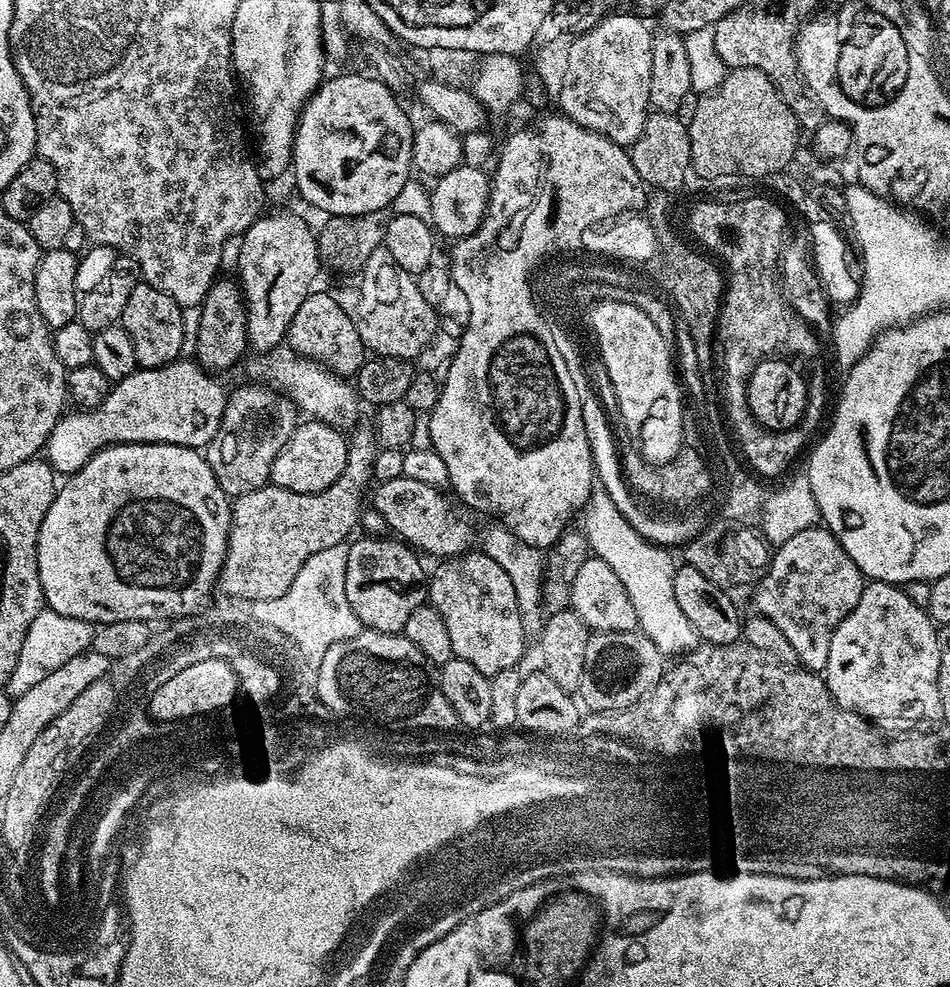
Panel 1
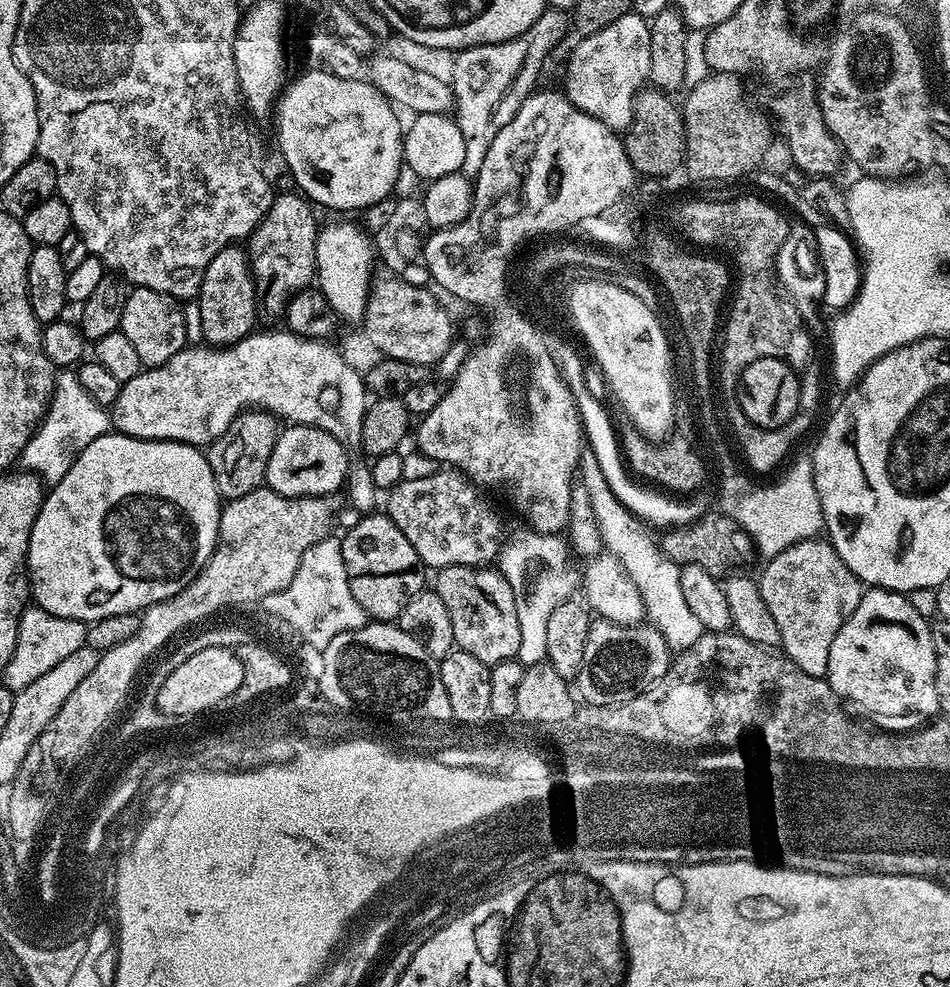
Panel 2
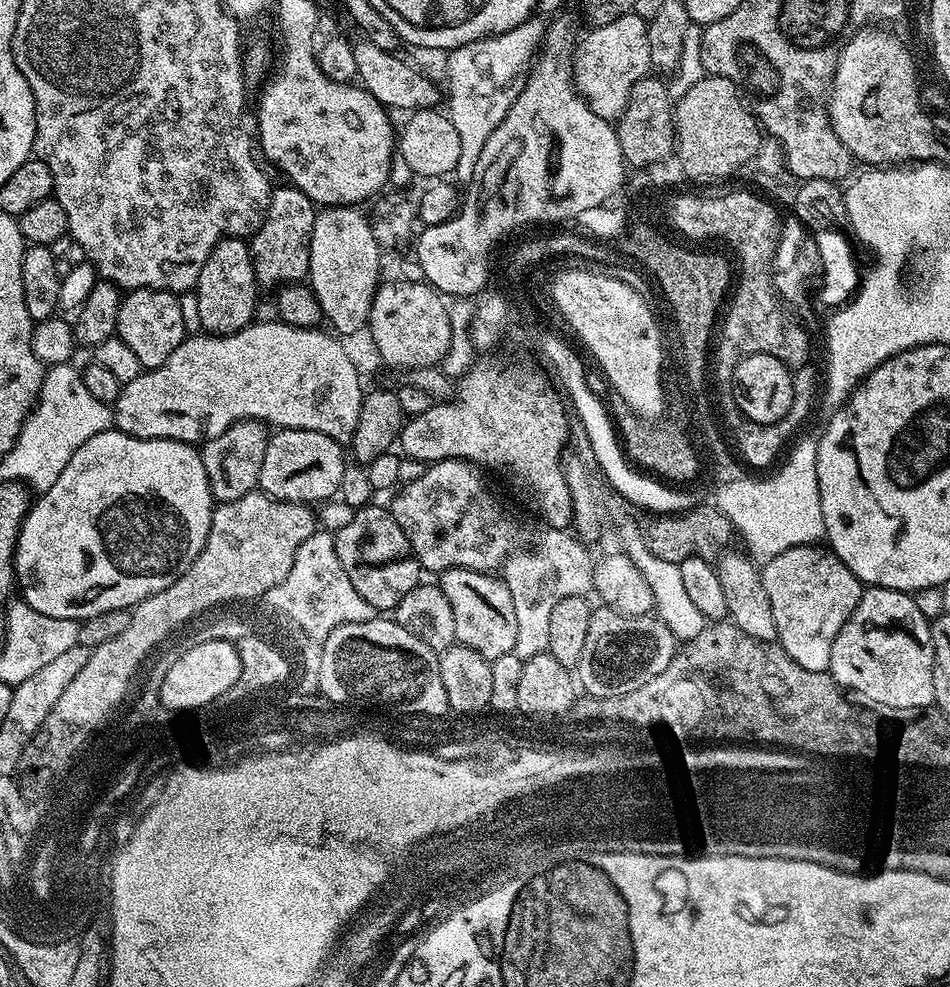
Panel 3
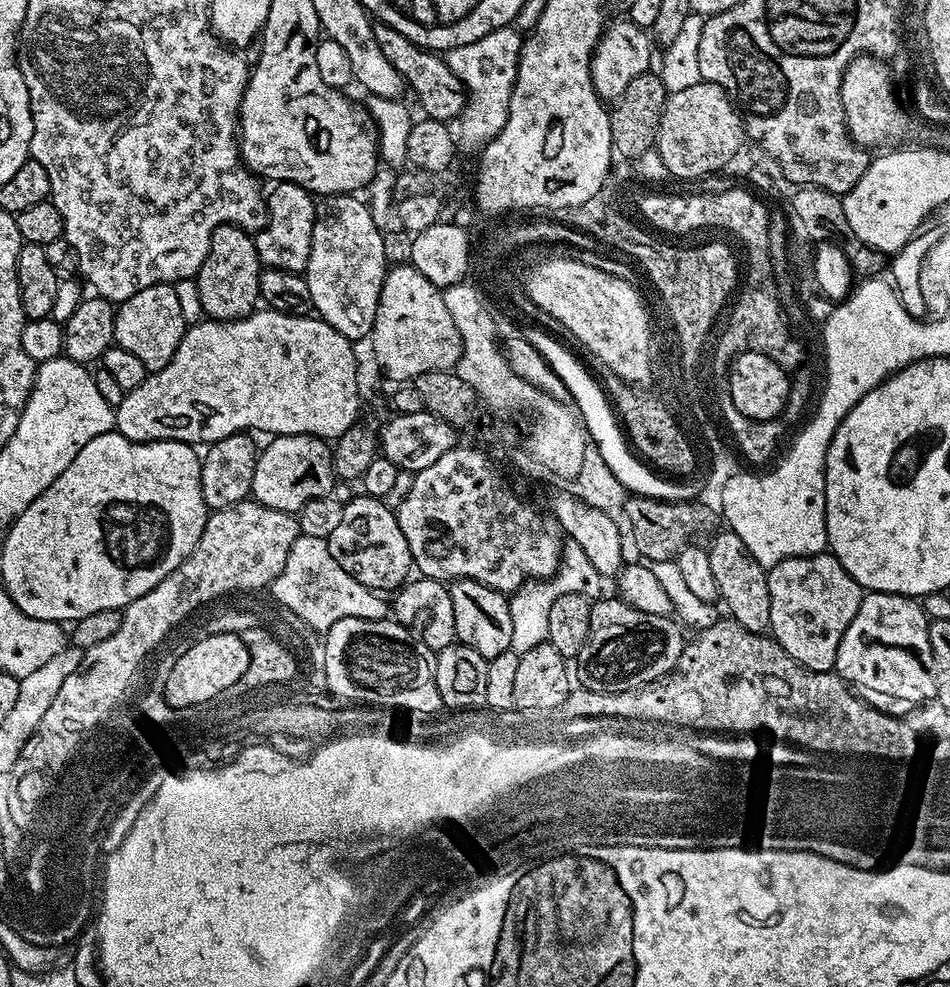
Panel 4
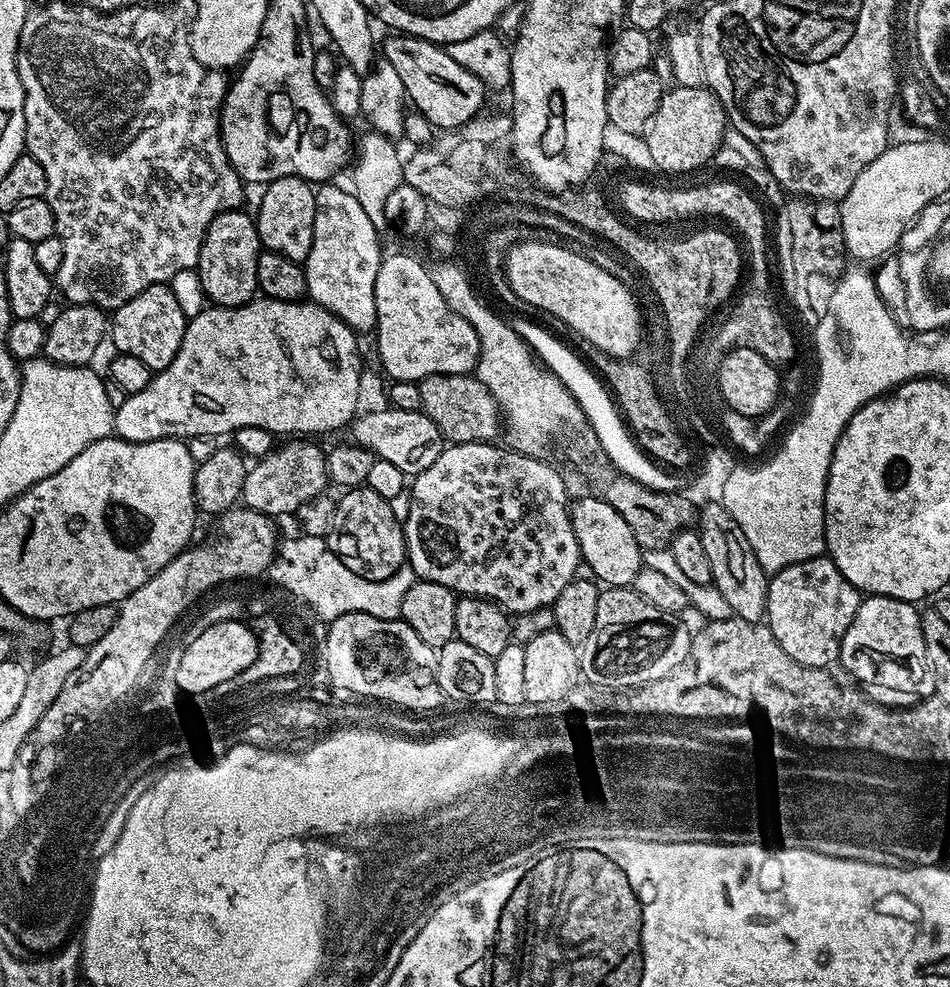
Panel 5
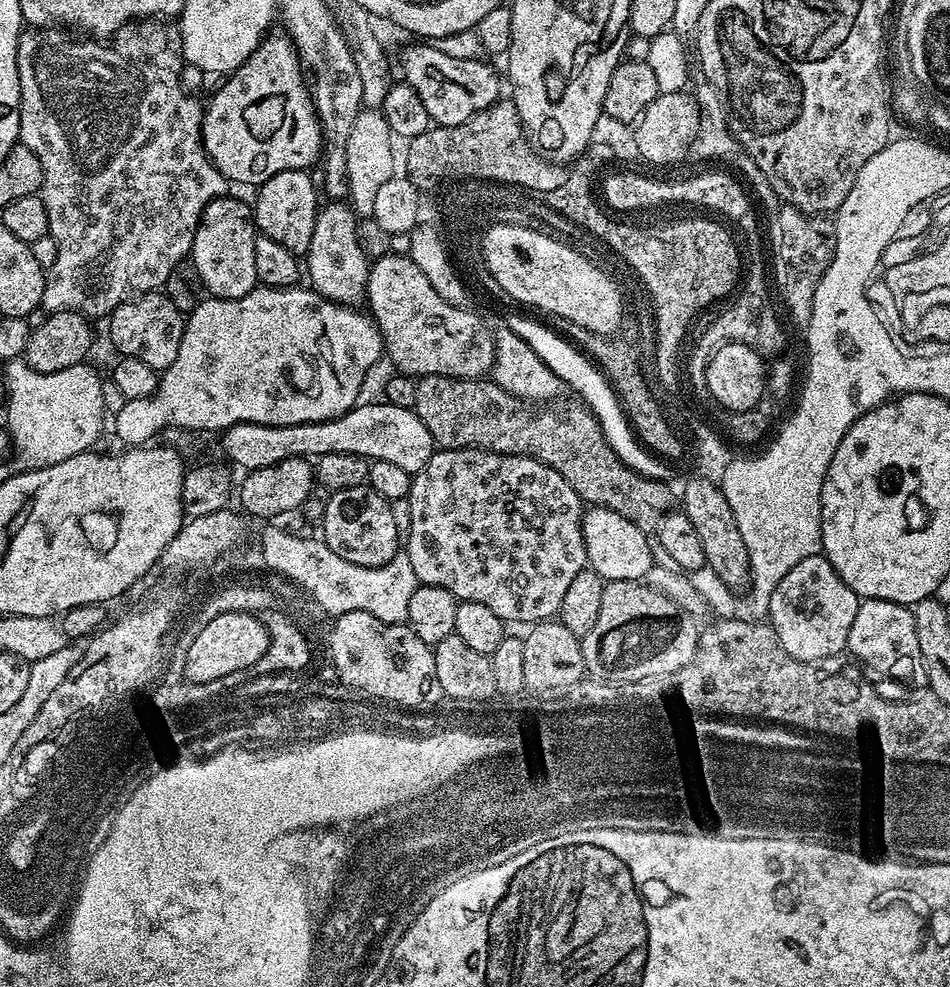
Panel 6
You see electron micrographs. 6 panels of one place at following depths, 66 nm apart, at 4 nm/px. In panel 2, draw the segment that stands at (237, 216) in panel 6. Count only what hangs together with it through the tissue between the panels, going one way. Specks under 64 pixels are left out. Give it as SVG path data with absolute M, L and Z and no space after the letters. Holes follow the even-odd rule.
M229 246L214 254L214 262L206 266L198 303L205 345L231 346L252 335L258 321L256 281L252 278L250 260L243 247Z

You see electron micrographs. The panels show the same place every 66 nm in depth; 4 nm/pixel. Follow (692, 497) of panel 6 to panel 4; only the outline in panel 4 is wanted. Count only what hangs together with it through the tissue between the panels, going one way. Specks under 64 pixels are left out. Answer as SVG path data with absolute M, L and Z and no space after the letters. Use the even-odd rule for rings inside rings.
M730 530L717 531L707 545L714 582L718 582L719 599L728 607L727 615L751 632L767 633L770 629L770 590L768 573L746 550L746 542Z

